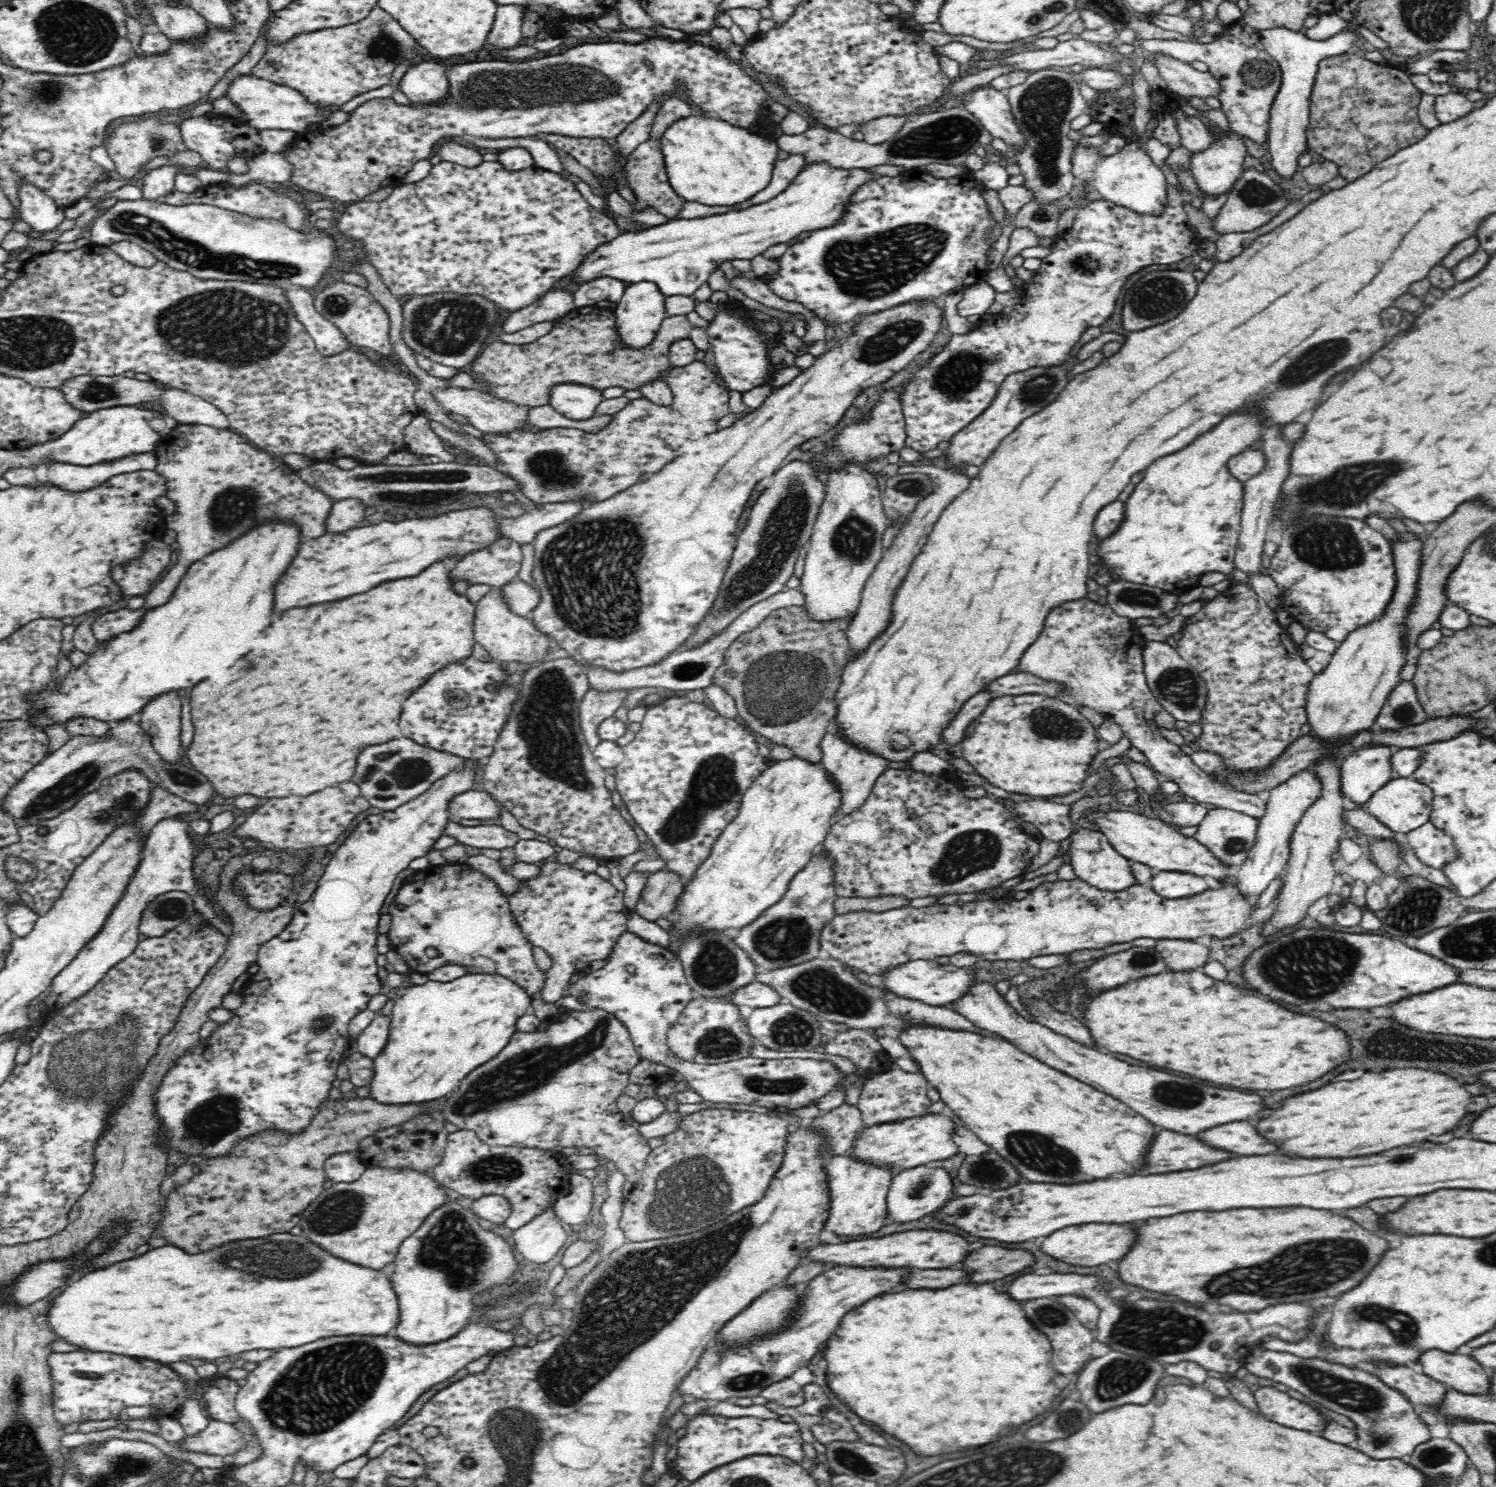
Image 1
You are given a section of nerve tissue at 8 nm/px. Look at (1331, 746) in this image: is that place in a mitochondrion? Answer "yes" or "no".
no

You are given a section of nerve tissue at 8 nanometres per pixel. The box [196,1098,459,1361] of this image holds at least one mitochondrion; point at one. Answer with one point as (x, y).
(283, 1260)

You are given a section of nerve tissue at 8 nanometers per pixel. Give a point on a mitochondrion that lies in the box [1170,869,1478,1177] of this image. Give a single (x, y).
(1316, 965)

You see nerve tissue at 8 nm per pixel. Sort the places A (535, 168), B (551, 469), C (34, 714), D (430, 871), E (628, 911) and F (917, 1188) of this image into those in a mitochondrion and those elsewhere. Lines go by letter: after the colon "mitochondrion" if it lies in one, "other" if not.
A: other
B: mitochondrion
C: other
D: other
E: other
F: mitochondrion

